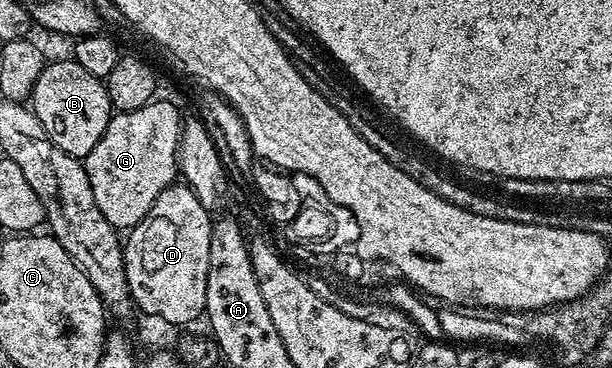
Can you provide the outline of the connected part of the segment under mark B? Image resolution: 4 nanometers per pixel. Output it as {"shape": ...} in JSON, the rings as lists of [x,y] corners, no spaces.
{"shape":[[[72,59],[50,60],[33,88],[31,110],[42,124],[43,131],[59,148],[78,159],[84,159],[99,143],[103,131],[114,112],[109,102],[109,91],[102,78],[91,75],[84,67]]]}

